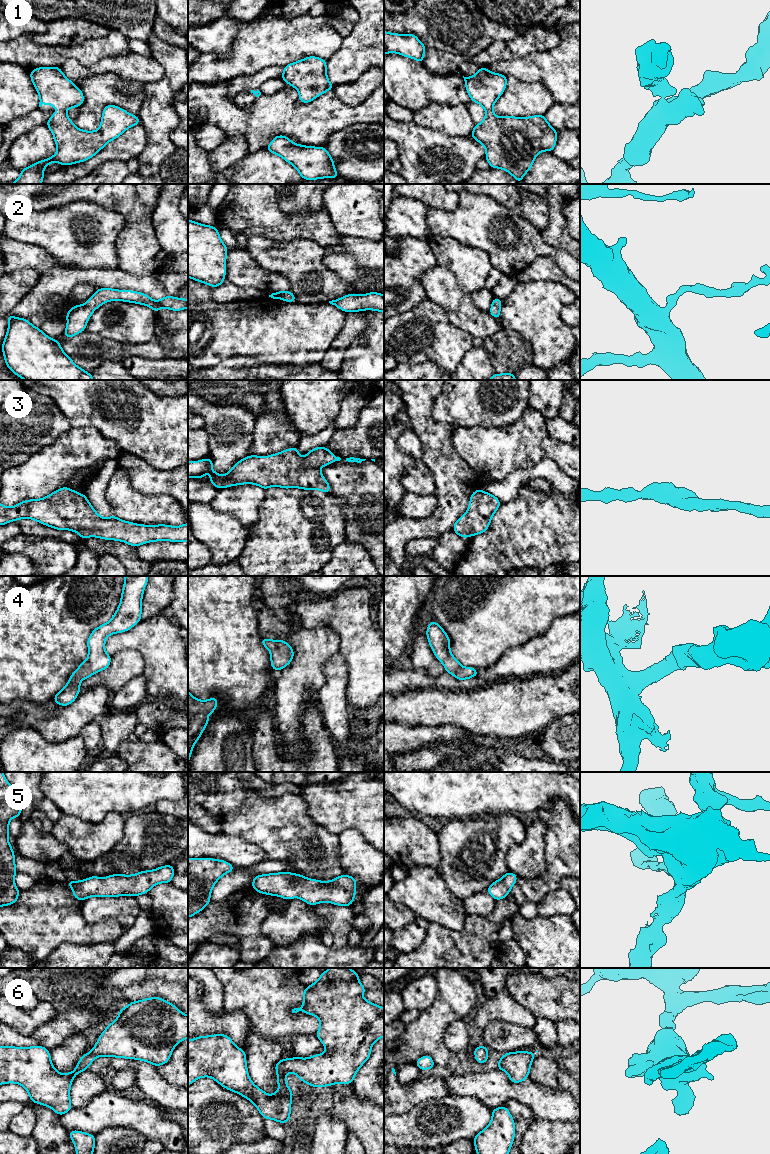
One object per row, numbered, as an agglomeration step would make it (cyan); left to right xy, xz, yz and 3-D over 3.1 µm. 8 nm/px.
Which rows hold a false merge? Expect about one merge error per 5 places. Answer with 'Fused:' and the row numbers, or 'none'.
Fused: none

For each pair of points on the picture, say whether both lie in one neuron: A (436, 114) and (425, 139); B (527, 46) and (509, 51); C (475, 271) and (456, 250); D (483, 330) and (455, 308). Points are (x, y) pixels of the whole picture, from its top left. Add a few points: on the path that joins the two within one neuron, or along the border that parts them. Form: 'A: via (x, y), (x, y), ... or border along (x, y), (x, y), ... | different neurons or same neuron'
A: border along (412, 121), (428, 129), (452, 135) | different neurons
B: via (523, 46), (513, 49) | same neuron
C: via (470, 266), (459, 255) | same neuron
D: via (476, 323), (462, 312) | same neuron

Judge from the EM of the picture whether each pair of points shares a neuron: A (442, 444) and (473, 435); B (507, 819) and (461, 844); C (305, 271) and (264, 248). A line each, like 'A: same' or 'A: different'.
A: different
B: same
C: same

